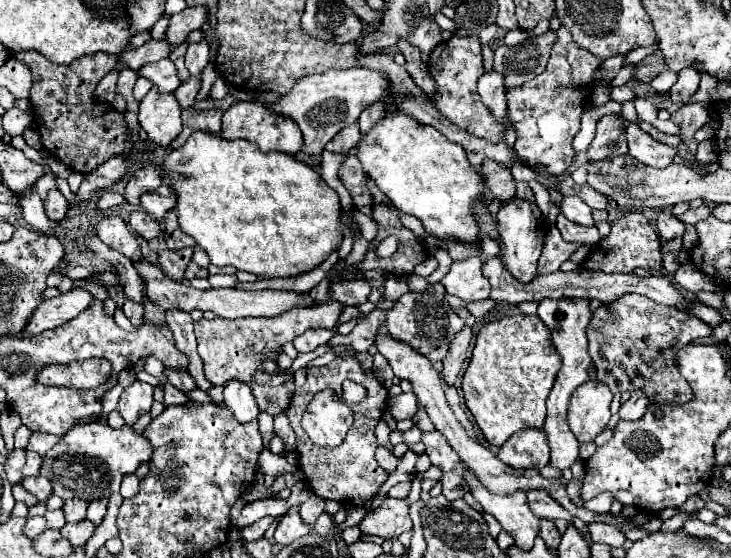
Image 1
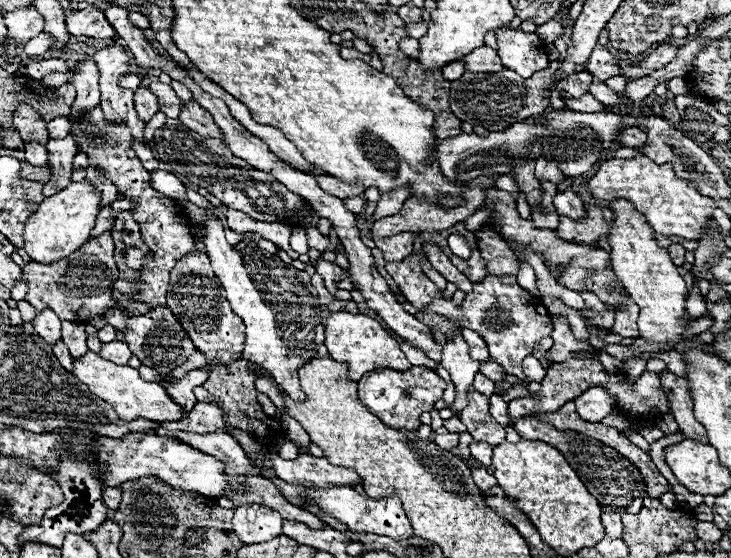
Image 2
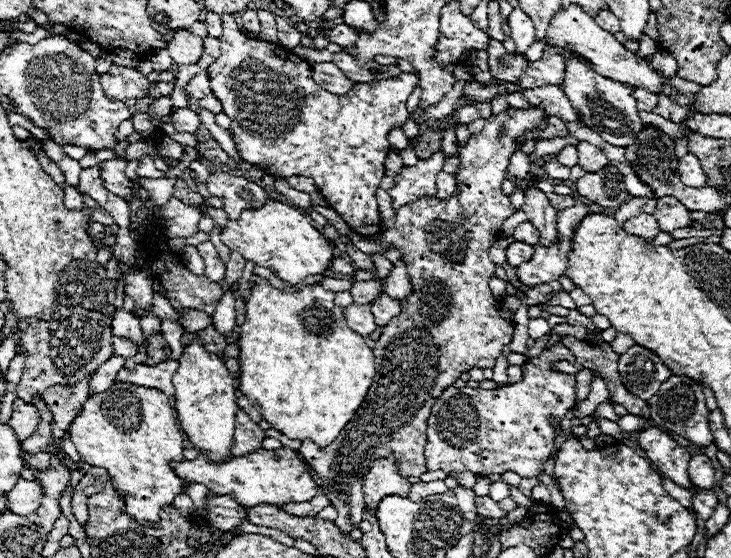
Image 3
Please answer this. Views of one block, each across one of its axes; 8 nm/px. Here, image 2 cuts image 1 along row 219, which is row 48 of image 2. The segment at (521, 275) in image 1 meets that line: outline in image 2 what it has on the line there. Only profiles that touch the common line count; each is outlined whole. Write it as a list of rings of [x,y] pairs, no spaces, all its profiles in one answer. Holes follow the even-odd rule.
[[[500,28],[496,36],[498,36],[498,56],[504,68],[514,70],[522,78],[530,78],[534,72],[550,66],[546,58],[546,48],[536,34]]]

